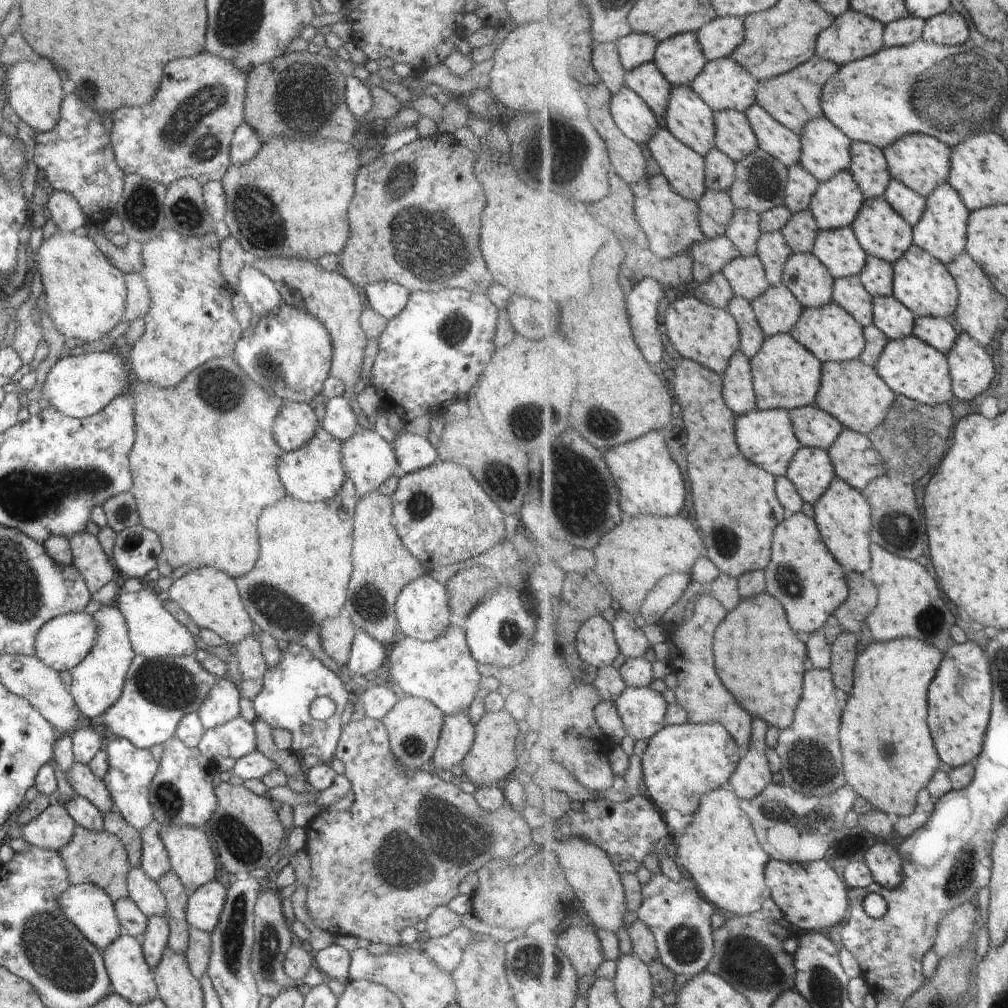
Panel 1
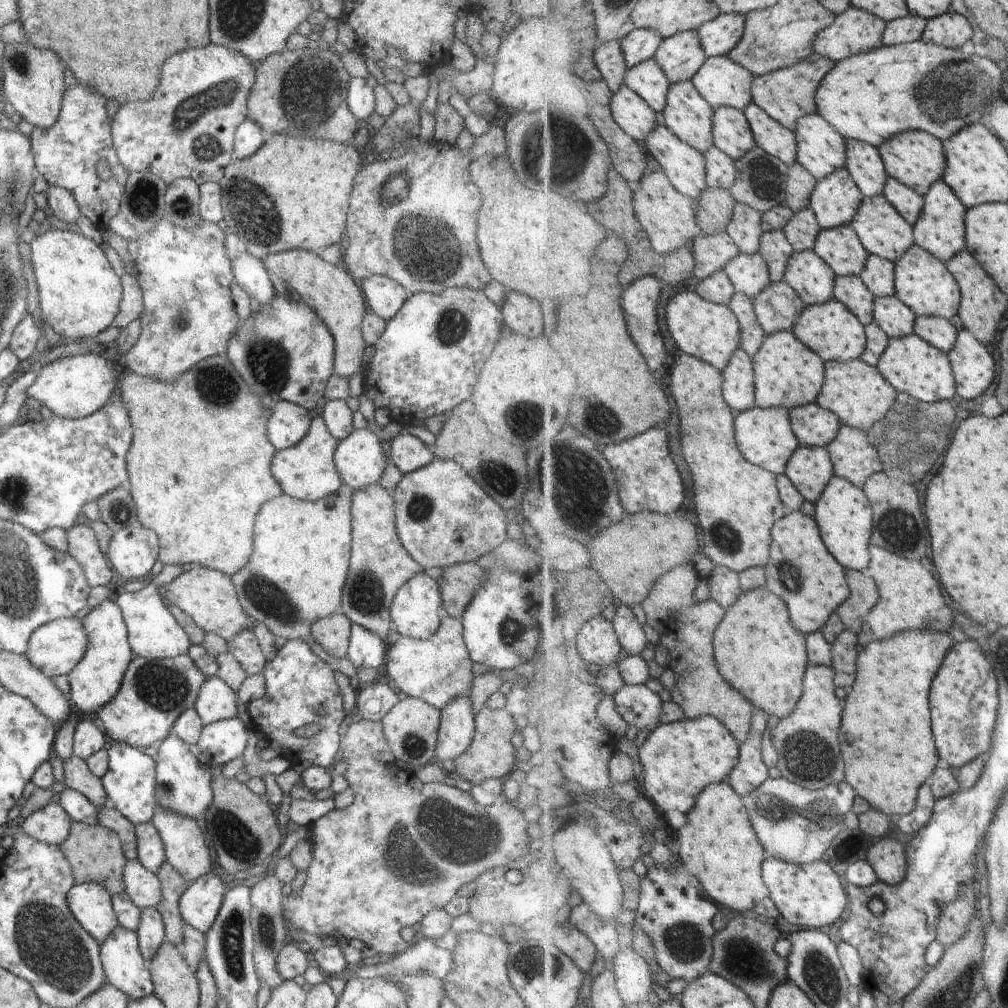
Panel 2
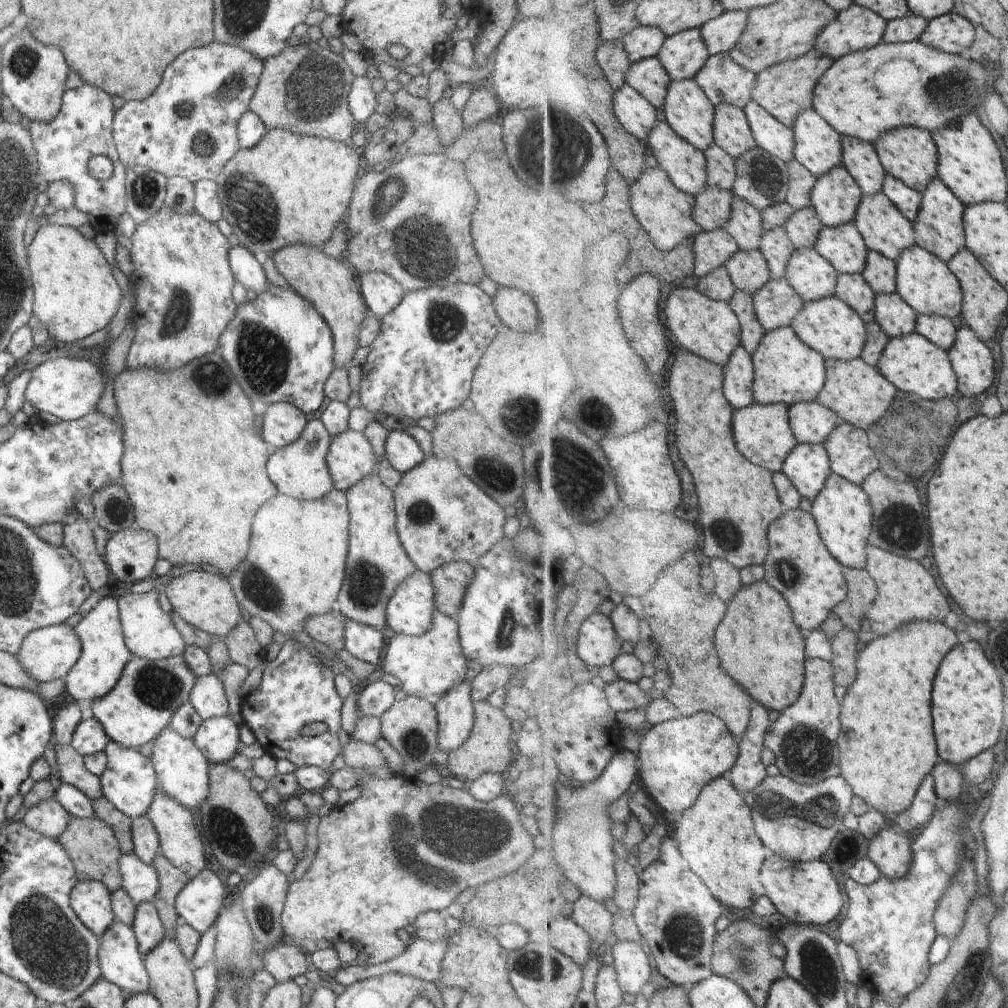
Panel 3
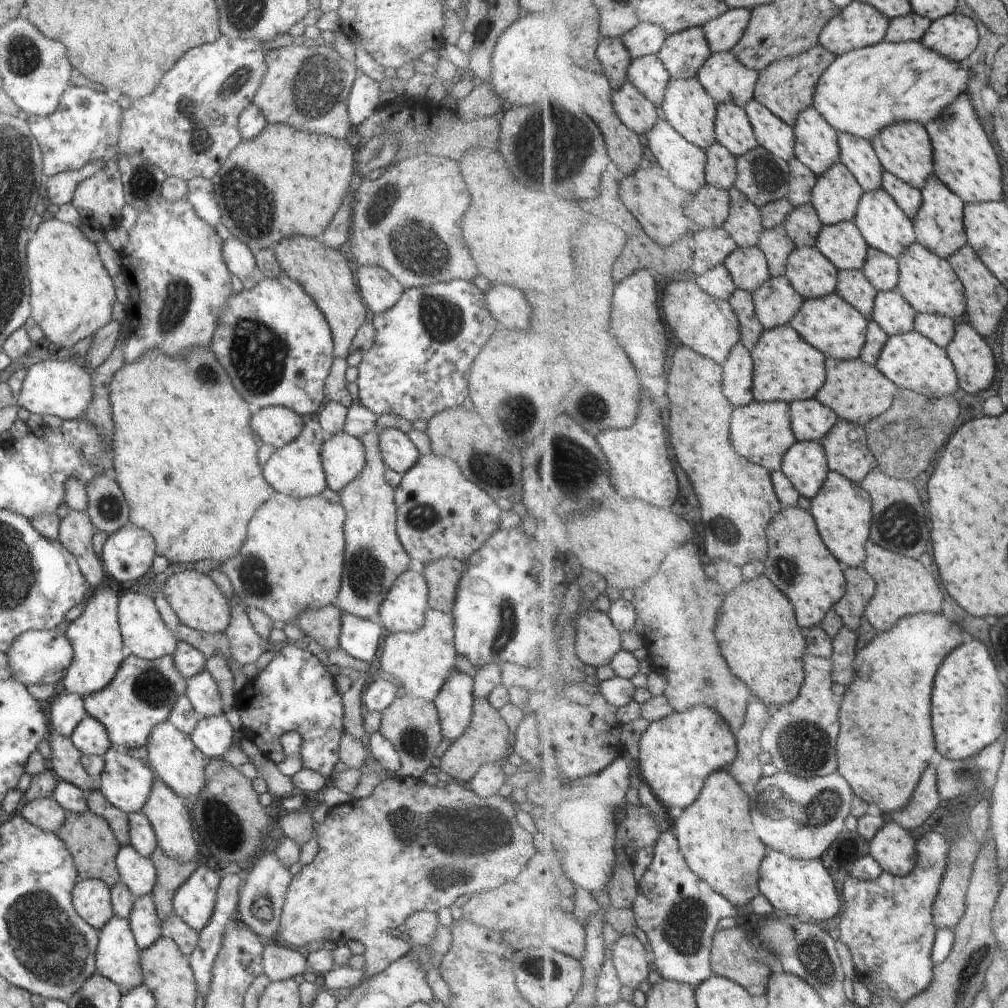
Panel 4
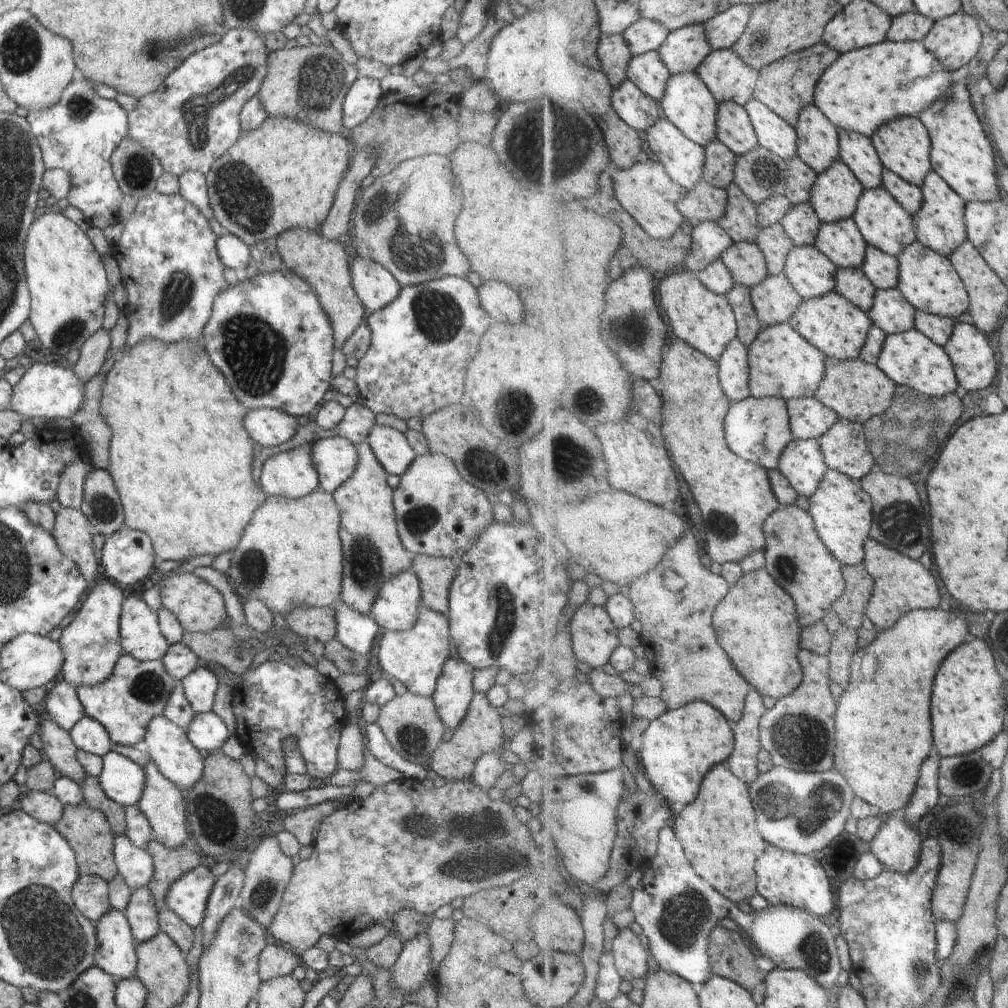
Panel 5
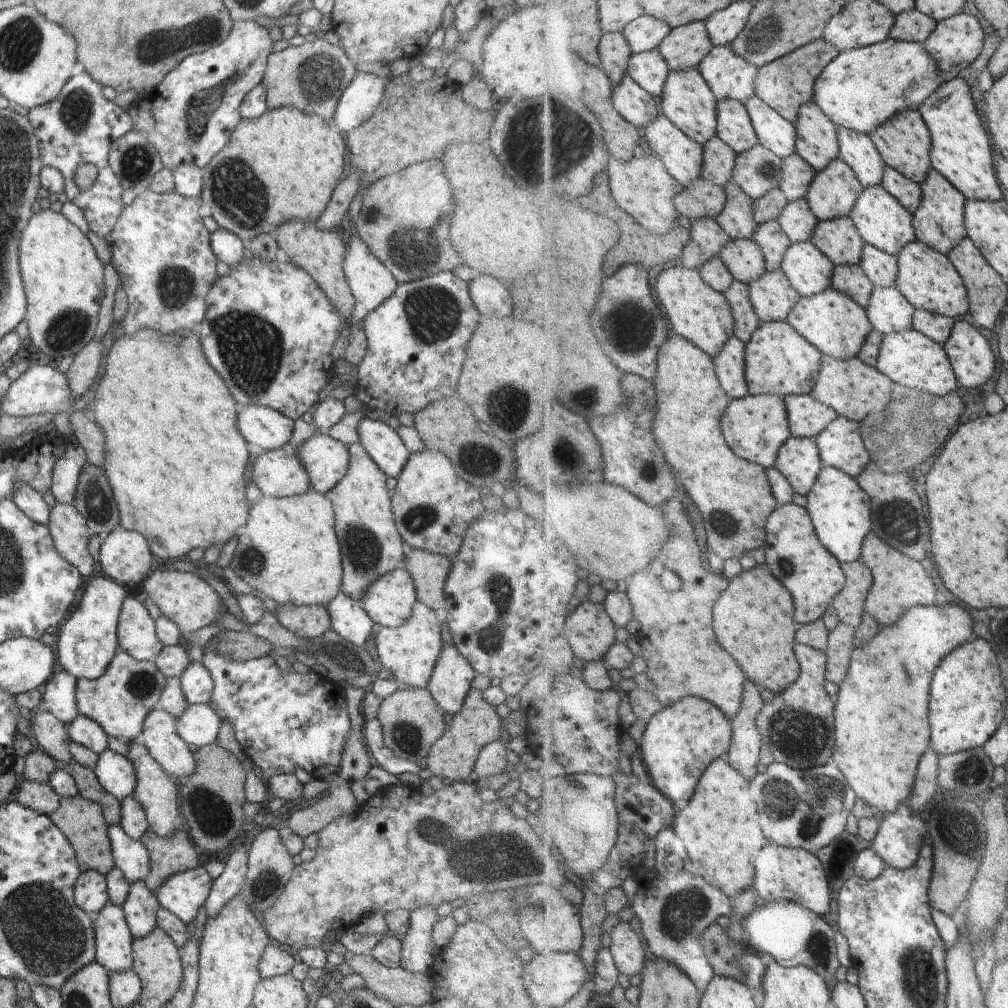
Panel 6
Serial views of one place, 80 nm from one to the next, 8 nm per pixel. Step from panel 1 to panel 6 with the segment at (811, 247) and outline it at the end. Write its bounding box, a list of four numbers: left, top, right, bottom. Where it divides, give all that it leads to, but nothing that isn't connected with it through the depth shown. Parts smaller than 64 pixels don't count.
[779,198,821,243]

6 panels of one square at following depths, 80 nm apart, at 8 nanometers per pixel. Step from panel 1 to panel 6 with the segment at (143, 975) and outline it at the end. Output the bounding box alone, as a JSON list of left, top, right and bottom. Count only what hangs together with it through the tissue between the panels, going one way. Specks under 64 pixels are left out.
[93,903,134,973]

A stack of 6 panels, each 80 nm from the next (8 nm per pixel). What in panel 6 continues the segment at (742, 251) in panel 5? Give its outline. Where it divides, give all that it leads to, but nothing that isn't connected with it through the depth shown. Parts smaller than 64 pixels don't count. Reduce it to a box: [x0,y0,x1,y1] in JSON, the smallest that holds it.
[720,238,768,284]

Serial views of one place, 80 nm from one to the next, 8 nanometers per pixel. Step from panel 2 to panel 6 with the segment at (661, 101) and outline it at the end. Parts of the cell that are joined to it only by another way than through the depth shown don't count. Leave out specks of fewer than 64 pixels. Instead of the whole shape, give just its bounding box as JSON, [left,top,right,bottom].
[627,49,671,97]

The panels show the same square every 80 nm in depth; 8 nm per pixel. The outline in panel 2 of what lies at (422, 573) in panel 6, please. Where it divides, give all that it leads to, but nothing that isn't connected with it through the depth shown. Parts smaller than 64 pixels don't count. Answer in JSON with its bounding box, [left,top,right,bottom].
[438,561,485,619]

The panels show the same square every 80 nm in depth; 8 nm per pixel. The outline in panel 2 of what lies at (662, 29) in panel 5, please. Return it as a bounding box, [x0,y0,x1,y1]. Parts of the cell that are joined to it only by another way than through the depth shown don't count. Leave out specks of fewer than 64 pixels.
[622,27,664,68]

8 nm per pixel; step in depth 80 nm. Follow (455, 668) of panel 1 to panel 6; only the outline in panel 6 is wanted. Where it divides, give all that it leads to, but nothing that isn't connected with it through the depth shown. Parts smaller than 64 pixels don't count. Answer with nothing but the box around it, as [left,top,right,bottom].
[376,600,443,688]

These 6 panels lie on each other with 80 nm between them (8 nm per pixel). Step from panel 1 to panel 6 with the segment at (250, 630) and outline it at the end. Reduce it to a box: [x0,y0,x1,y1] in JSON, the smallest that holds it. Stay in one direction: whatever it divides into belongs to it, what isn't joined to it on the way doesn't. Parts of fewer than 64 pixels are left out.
[141,568,223,634]

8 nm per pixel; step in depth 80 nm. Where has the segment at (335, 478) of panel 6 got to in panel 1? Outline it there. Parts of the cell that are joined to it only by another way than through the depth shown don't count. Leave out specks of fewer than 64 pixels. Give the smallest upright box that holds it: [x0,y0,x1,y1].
[342,428,405,498]

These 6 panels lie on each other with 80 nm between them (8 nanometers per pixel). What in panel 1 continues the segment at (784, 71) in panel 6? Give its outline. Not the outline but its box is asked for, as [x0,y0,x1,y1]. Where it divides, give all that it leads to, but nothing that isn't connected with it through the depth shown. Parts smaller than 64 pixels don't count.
[758,56,840,137]

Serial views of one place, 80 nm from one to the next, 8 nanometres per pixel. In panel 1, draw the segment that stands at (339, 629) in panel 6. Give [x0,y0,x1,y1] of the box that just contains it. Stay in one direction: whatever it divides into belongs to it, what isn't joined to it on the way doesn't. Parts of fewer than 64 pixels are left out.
[345,627,388,680]

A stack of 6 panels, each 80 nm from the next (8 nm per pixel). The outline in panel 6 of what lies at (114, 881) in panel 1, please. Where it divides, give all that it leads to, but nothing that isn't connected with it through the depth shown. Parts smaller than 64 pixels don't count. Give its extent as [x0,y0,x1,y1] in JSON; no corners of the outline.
[49,795,115,874]

